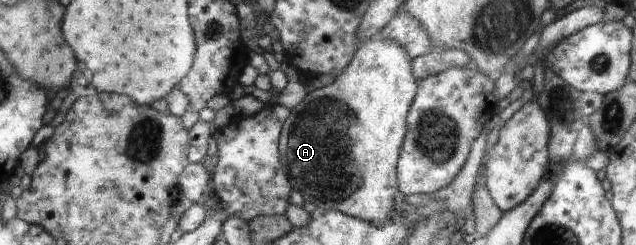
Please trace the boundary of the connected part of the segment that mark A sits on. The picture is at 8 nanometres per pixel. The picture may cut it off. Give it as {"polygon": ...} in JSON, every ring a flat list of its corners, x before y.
{"polygon":[[373,37,355,50,353,59,331,85,305,95,282,125,279,138,281,165,294,191,323,210,337,210,381,227,396,211,395,167,407,133,406,117,417,93,409,54,395,41]]}

